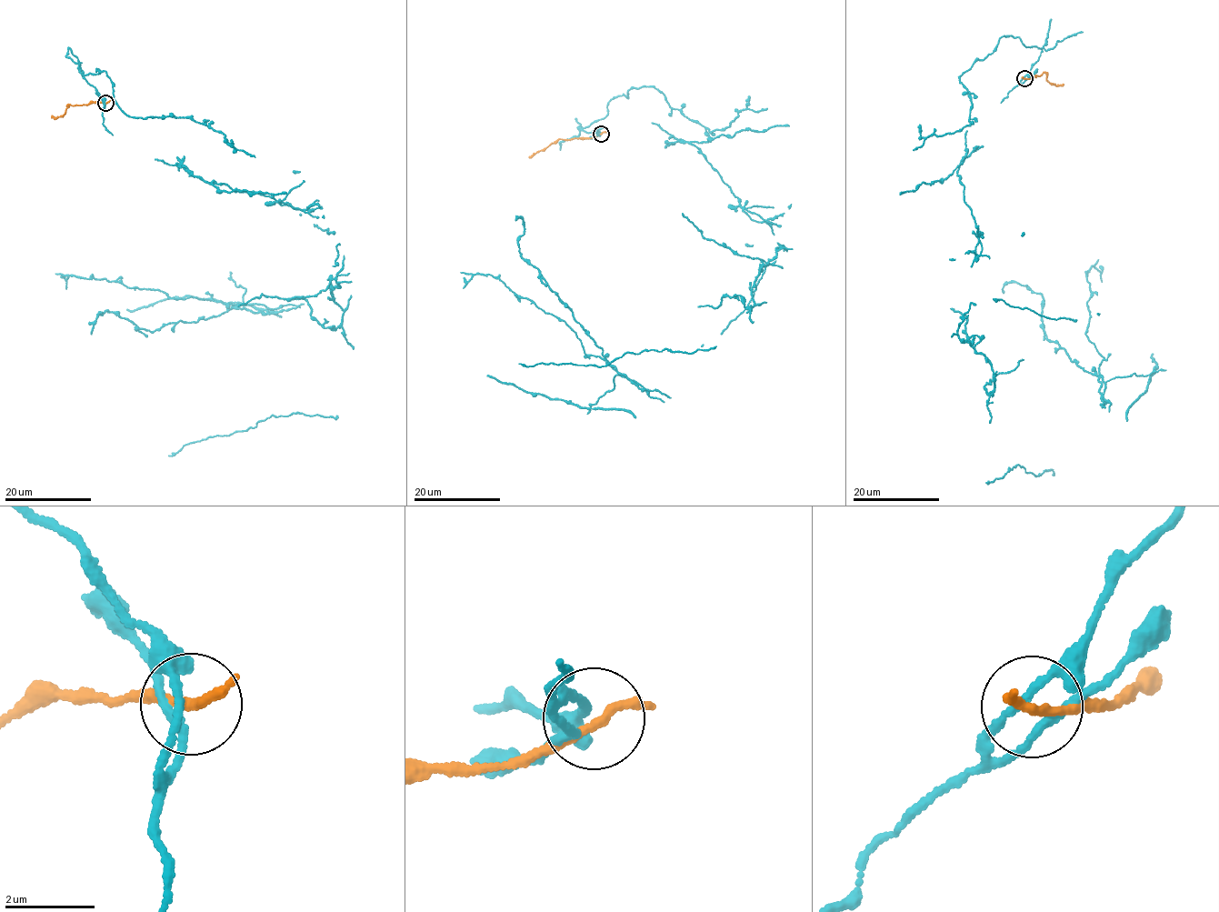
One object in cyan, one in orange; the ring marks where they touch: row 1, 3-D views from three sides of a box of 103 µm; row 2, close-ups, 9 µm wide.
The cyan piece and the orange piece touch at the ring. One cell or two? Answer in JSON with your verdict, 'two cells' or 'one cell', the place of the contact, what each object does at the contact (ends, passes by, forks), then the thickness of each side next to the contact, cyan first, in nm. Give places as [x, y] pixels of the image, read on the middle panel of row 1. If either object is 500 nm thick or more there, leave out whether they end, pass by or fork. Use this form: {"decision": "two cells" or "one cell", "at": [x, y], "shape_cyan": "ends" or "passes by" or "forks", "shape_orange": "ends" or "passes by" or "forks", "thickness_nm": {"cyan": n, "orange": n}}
{"decision": "two cells", "at": [601, 134], "shape_cyan": "passes by", "shape_orange": "passes by", "thickness_nm": {"cyan": 160, "orange": 170}}

